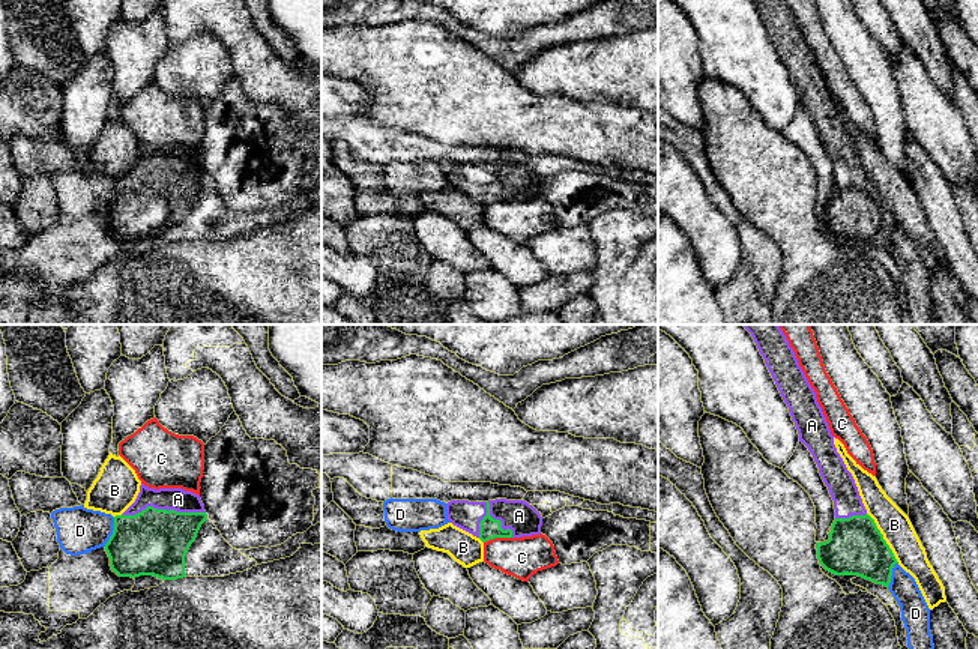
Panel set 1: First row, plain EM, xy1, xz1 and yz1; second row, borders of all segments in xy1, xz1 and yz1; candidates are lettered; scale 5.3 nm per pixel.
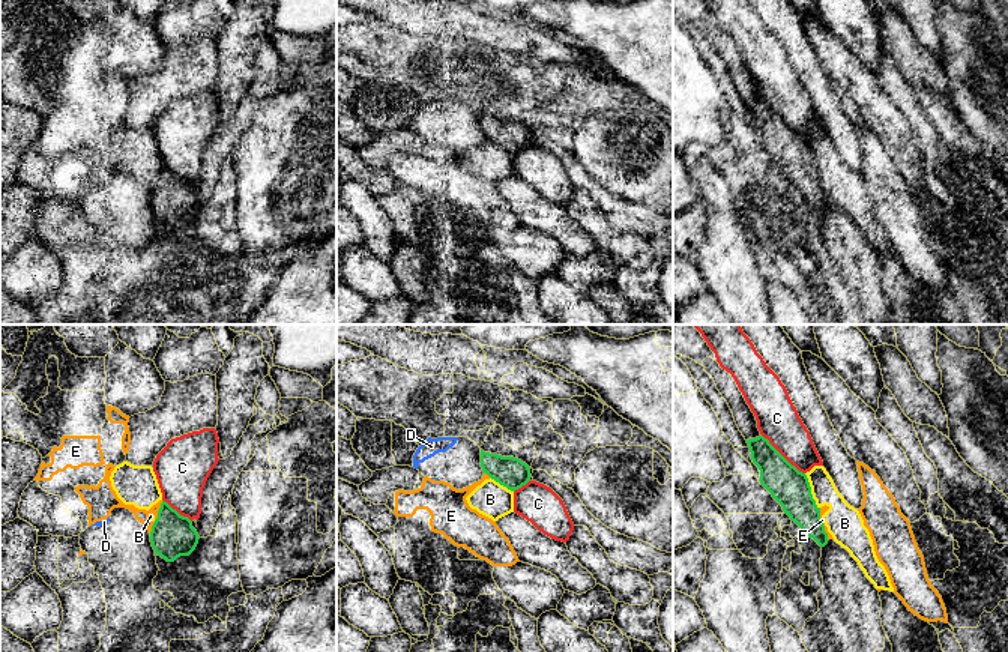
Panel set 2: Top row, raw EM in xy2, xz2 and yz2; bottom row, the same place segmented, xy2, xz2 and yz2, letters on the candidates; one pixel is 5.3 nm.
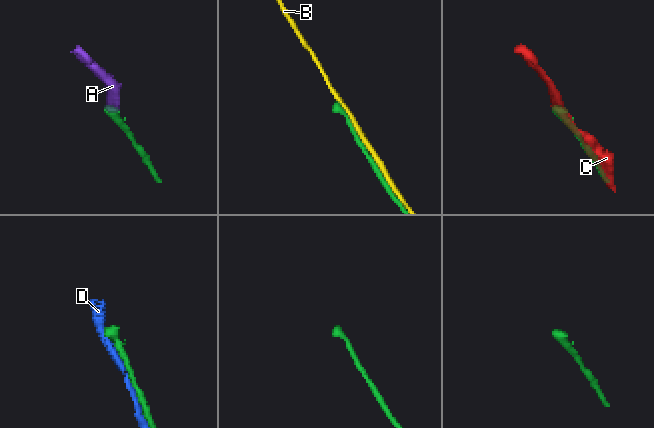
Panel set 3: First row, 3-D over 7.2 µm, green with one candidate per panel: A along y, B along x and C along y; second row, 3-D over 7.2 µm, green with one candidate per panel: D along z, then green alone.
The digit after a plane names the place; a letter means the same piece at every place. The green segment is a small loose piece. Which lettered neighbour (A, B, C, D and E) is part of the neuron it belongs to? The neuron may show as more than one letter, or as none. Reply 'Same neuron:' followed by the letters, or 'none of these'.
Same neuron: A

